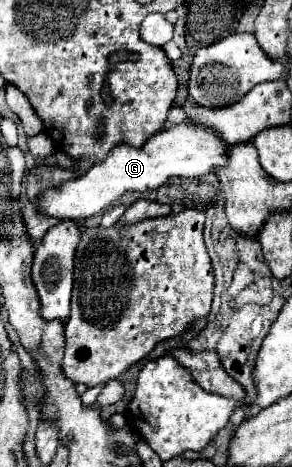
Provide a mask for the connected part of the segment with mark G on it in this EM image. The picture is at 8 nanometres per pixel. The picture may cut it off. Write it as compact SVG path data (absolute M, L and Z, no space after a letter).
M190 122L154 134L140 148L122 142L114 146L102 162L94 164L82 176L42 190L36 198L36 210L44 216L54 216L58 220L86 220L108 210L112 204L116 204L116 200L120 200L128 192L156 190L170 176L200 178L212 172L214 168L226 162L226 150L222 148L226 148L226 144L216 132Z

